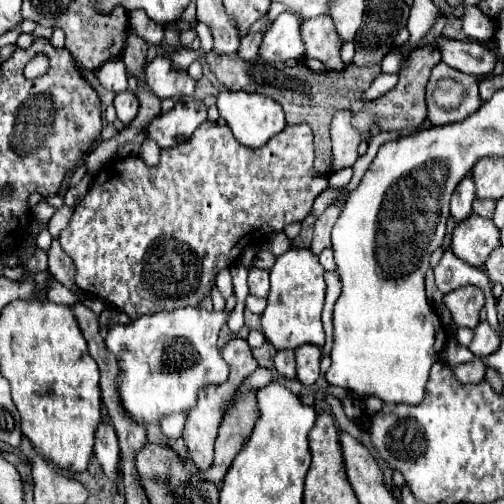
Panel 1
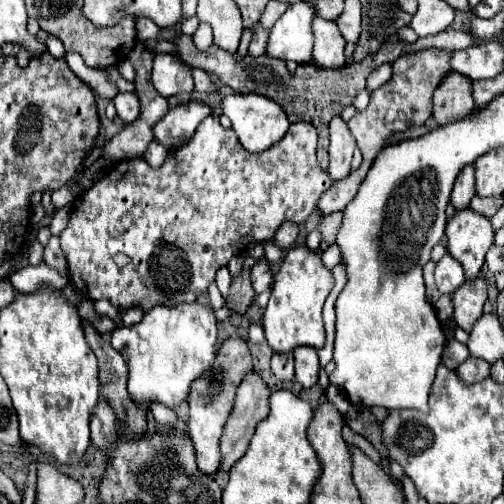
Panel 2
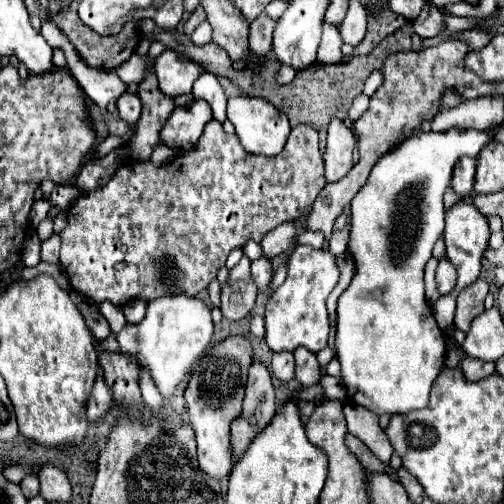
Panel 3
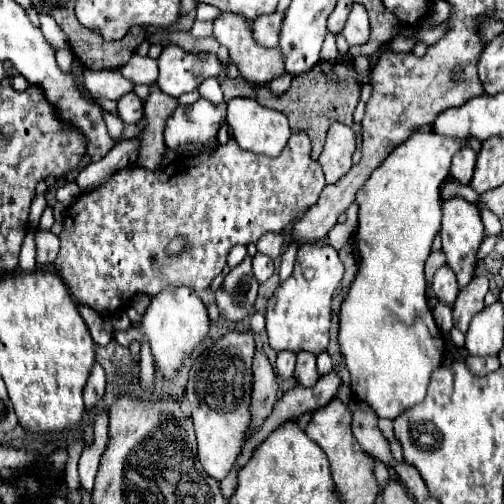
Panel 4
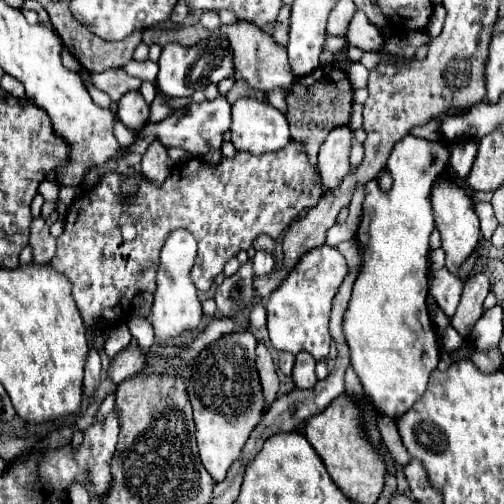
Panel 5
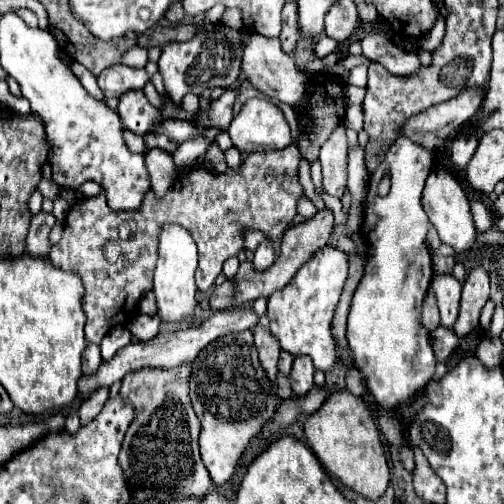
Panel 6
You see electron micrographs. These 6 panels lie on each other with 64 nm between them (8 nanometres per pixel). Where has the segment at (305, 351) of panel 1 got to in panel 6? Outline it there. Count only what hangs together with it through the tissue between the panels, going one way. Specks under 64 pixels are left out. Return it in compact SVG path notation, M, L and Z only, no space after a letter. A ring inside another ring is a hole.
M300 356L300 358L294 358L294 364L292 364L292 372L290 372L290 386L292 386L292 392L296 396L304 396L308 394L312 388L314 388L314 364L310 360L310 356Z

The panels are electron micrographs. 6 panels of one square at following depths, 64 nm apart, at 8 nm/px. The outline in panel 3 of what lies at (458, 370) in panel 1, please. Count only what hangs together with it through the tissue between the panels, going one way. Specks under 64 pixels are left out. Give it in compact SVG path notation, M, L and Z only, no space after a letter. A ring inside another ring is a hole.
M466 356L460 366L462 366L462 370L464 370L464 374L466 374L468 380L486 378L486 376L490 376L490 374L496 370L496 364L494 364L494 362L476 360L476 358L470 358L470 356Z

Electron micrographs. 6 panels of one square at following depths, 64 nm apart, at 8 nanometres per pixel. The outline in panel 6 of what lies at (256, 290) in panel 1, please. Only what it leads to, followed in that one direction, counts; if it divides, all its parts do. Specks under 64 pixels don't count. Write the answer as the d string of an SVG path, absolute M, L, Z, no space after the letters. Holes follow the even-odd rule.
M266 238L266 240L256 248L256 252L254 252L254 260L252 260L252 262L254 262L256 270L266 270L268 266L272 266L274 258L276 258L276 254L274 254L274 246L272 246L270 238Z

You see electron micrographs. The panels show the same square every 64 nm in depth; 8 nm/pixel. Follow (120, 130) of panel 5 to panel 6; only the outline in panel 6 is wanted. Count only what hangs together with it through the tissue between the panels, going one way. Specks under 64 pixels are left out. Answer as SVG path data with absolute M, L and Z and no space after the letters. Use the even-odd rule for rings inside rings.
M124 130L124 140L126 140L126 144L128 144L128 148L130 148L132 152L138 152L138 154L142 154L142 156L148 152L142 136L136 136L136 134Z

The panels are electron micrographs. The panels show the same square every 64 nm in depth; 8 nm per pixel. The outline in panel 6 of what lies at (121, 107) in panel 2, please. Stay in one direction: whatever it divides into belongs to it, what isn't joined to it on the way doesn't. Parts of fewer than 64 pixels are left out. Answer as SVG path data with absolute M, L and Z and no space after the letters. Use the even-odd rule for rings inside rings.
M128 90L122 94L118 98L118 114L124 126L138 136L146 136L156 124L162 122L160 110L148 102L142 90Z

